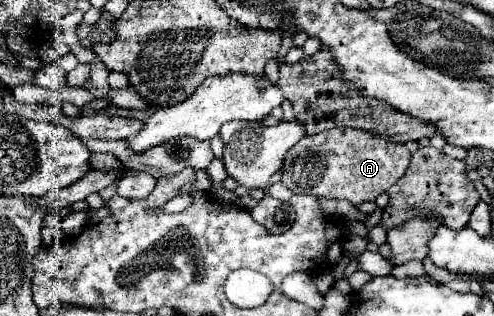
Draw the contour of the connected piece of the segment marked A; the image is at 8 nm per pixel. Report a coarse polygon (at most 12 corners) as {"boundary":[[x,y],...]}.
{"boundary":[[359,128],[303,137],[281,184],[357,206],[403,176],[409,150]]}

